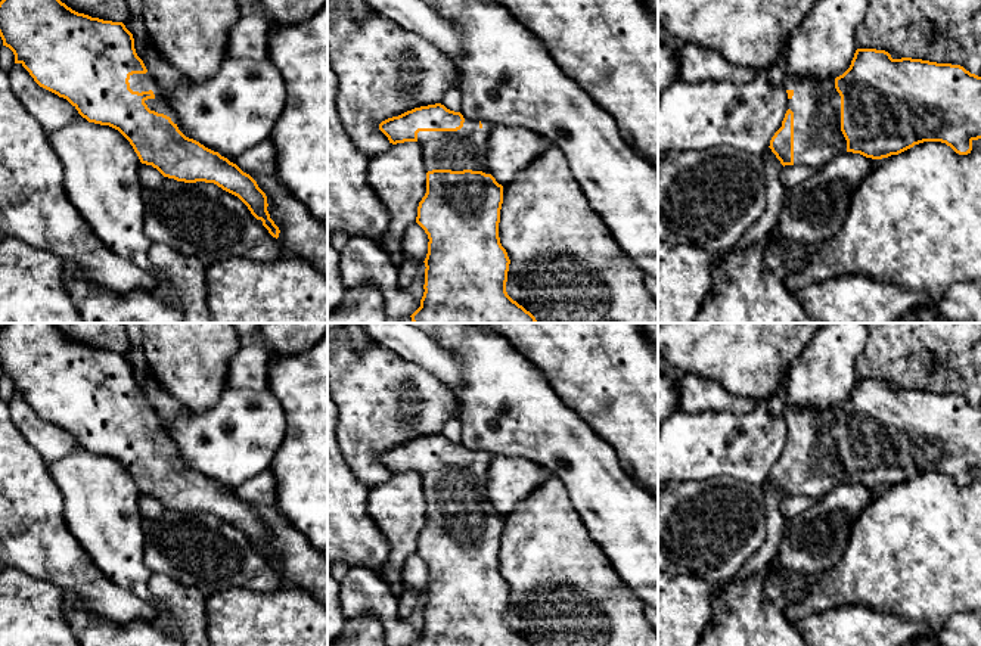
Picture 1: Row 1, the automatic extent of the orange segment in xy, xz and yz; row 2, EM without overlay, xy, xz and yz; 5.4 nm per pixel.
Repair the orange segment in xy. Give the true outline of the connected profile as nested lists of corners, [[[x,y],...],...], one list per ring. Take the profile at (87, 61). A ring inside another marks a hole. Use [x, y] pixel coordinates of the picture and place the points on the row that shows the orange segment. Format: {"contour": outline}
{"contour": [[[1,0],[0,37],[13,52],[15,63],[21,63],[40,87],[66,99],[89,122],[118,130],[142,164],[177,181],[217,184],[238,196],[268,233],[279,237],[280,230],[267,211],[267,196],[257,181],[178,130],[161,87],[137,56],[133,34],[122,22],[78,13],[60,0]]]}

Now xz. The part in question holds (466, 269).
{"contour": [[[441,103],[407,111],[379,124],[389,143],[417,142],[426,171],[426,193],[416,223],[428,235],[425,285],[413,323],[538,323],[506,292],[510,260],[500,243],[503,186],[487,165],[491,122],[471,121]]]}

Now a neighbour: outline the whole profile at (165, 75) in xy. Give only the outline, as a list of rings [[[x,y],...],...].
[[[149,37],[146,40],[146,52],[142,60],[162,91],[192,83],[156,52]]]

